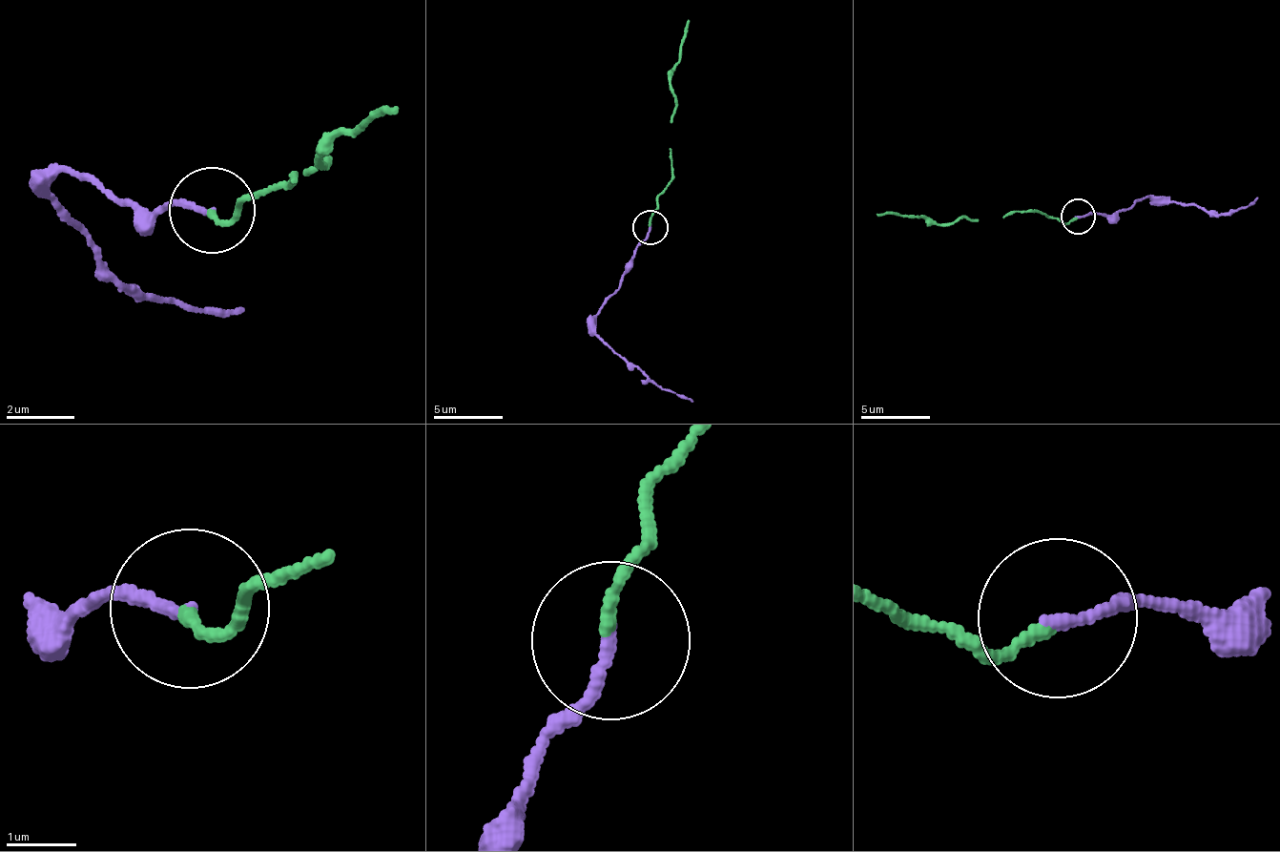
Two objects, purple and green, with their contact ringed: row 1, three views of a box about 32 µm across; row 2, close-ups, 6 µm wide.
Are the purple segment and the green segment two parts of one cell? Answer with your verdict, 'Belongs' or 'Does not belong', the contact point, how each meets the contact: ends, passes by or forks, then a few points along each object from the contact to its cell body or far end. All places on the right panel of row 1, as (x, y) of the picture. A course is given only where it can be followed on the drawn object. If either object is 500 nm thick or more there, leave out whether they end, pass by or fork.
Belongs. Place: (1078, 217). At the ring purple ends. At the ring green ends. Course of purple: (1077, 217), (1095, 212), (1114, 215), (1144, 198), (1173, 201), (1213, 216), (1238, 210), (1258, 197). Course of green: (1077, 217), (1063, 222), (1030, 211), (969, 220), (924, 223), (916, 217), (877, 214)

